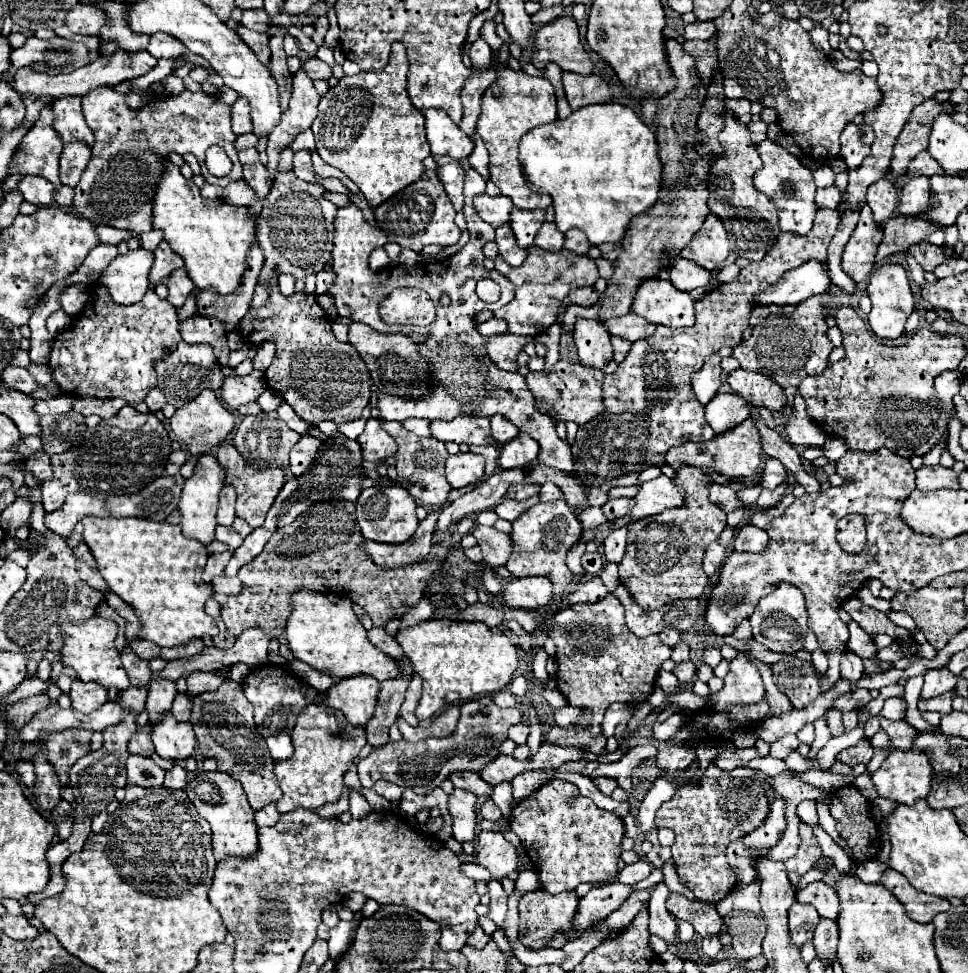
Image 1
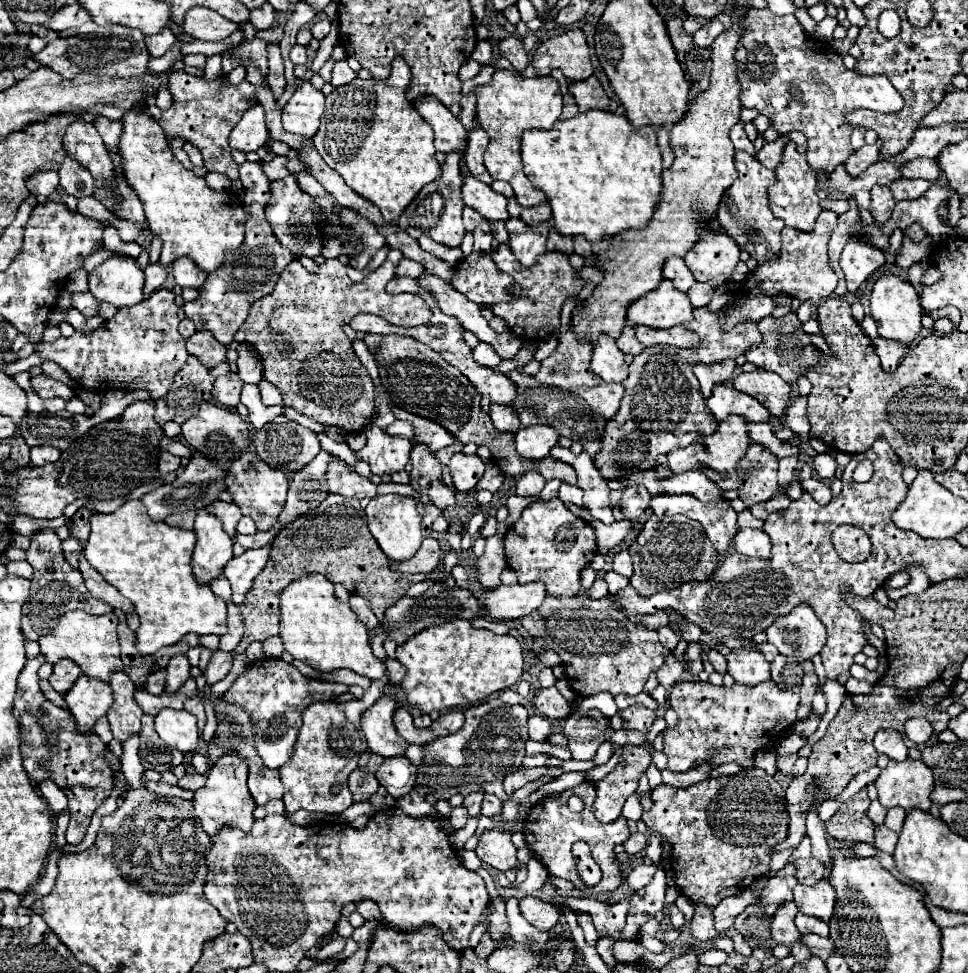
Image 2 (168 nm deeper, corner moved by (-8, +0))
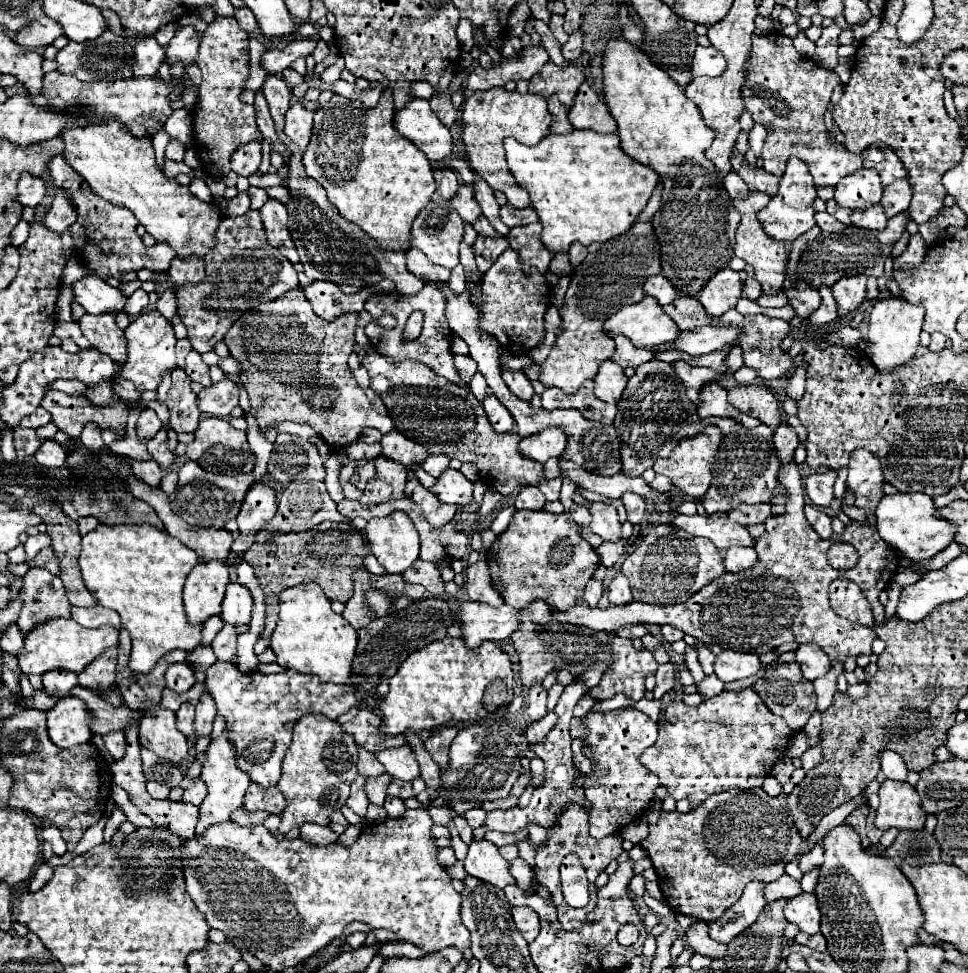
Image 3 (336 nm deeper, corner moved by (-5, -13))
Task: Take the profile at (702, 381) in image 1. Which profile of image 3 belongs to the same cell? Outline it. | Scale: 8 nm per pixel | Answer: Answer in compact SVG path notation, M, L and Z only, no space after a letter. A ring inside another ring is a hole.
M675 362L673 364L675 368L675 374L679 376L679 380L683 382L685 386L685 392L687 392L687 398L695 404L699 404L699 392L701 388L715 380L717 378L717 372L715 370L709 370L709 368L697 368L697 366L689 366L687 362Z

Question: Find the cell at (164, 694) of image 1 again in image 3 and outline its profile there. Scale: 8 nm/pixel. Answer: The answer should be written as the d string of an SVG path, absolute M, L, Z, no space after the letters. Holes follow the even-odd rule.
M187 662L173 664L173 666L169 666L169 670L165 674L165 682L167 682L167 688L171 688L175 692L187 692L195 684L193 668Z

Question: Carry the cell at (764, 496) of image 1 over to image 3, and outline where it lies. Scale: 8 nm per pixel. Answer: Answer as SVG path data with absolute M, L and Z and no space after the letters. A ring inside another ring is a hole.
M783 424L777 432L775 432L775 448L777 448L777 454L781 458L781 464L787 464L793 454L795 454L795 448L799 446L799 438L795 434L795 430L787 424Z

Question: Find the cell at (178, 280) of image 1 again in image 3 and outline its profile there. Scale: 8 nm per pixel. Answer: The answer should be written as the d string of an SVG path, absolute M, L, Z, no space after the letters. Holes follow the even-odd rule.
M175 258L169 268L169 278L175 286L183 286L185 282L201 282L205 278L203 270L203 260L201 258Z

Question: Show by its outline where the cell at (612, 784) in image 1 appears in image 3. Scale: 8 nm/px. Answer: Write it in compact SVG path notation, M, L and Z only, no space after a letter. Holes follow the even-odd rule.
M623 708L605 714L591 710L583 718L583 726L583 746L591 748L593 752L593 774L585 776L583 784L585 796L593 804L589 832L593 838L605 838L605 830L621 830L639 820L655 798L655 788L659 786L657 776L643 768L637 754L641 754L657 740L657 724L635 708Z

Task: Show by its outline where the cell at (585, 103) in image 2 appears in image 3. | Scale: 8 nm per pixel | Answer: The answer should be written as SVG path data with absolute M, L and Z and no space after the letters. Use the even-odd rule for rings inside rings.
M587 82L581 84L575 96L575 104L569 110L569 122L575 128L595 130L603 134L611 134L617 130L615 120L607 110L607 104L595 94L595 90Z

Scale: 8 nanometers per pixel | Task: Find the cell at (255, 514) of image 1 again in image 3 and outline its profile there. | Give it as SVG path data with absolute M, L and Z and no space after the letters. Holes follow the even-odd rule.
M261 482L255 484L241 506L241 512L237 516L239 532L241 534L257 534L277 512L277 498L275 490L269 488L269 484Z

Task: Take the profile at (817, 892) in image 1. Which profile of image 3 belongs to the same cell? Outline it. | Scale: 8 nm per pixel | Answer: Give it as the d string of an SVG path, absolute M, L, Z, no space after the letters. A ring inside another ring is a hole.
M799 894L785 904L785 918L787 922L793 922L799 926L805 934L817 934L819 932L819 904L815 894Z

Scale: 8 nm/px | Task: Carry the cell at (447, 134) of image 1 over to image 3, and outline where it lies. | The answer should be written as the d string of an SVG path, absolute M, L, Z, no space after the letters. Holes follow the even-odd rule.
M413 98L409 106L395 112L395 130L411 140L419 150L431 160L443 160L453 150L453 138L447 126L441 126L441 120L433 110L429 110L427 100Z

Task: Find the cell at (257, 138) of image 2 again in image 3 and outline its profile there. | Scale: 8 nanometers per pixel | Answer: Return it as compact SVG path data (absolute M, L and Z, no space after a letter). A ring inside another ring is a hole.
M251 142L241 146L233 156L231 156L231 168L239 176L251 176L257 172L261 164L261 142Z

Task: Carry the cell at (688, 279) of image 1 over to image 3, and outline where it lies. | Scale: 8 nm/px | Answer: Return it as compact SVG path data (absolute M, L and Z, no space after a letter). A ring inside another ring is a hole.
M655 274L655 276L651 276L651 278L647 278L647 282L645 282L645 294L647 296L653 296L661 306L665 306L665 304L669 304L671 300L675 300L679 294L679 290L663 276L663 274Z

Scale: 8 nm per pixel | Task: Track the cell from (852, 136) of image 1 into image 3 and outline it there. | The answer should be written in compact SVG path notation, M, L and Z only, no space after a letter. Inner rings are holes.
M861 168L849 178L841 178L835 188L835 202L841 208L851 210L865 210L881 200L883 184L879 180L877 170Z

